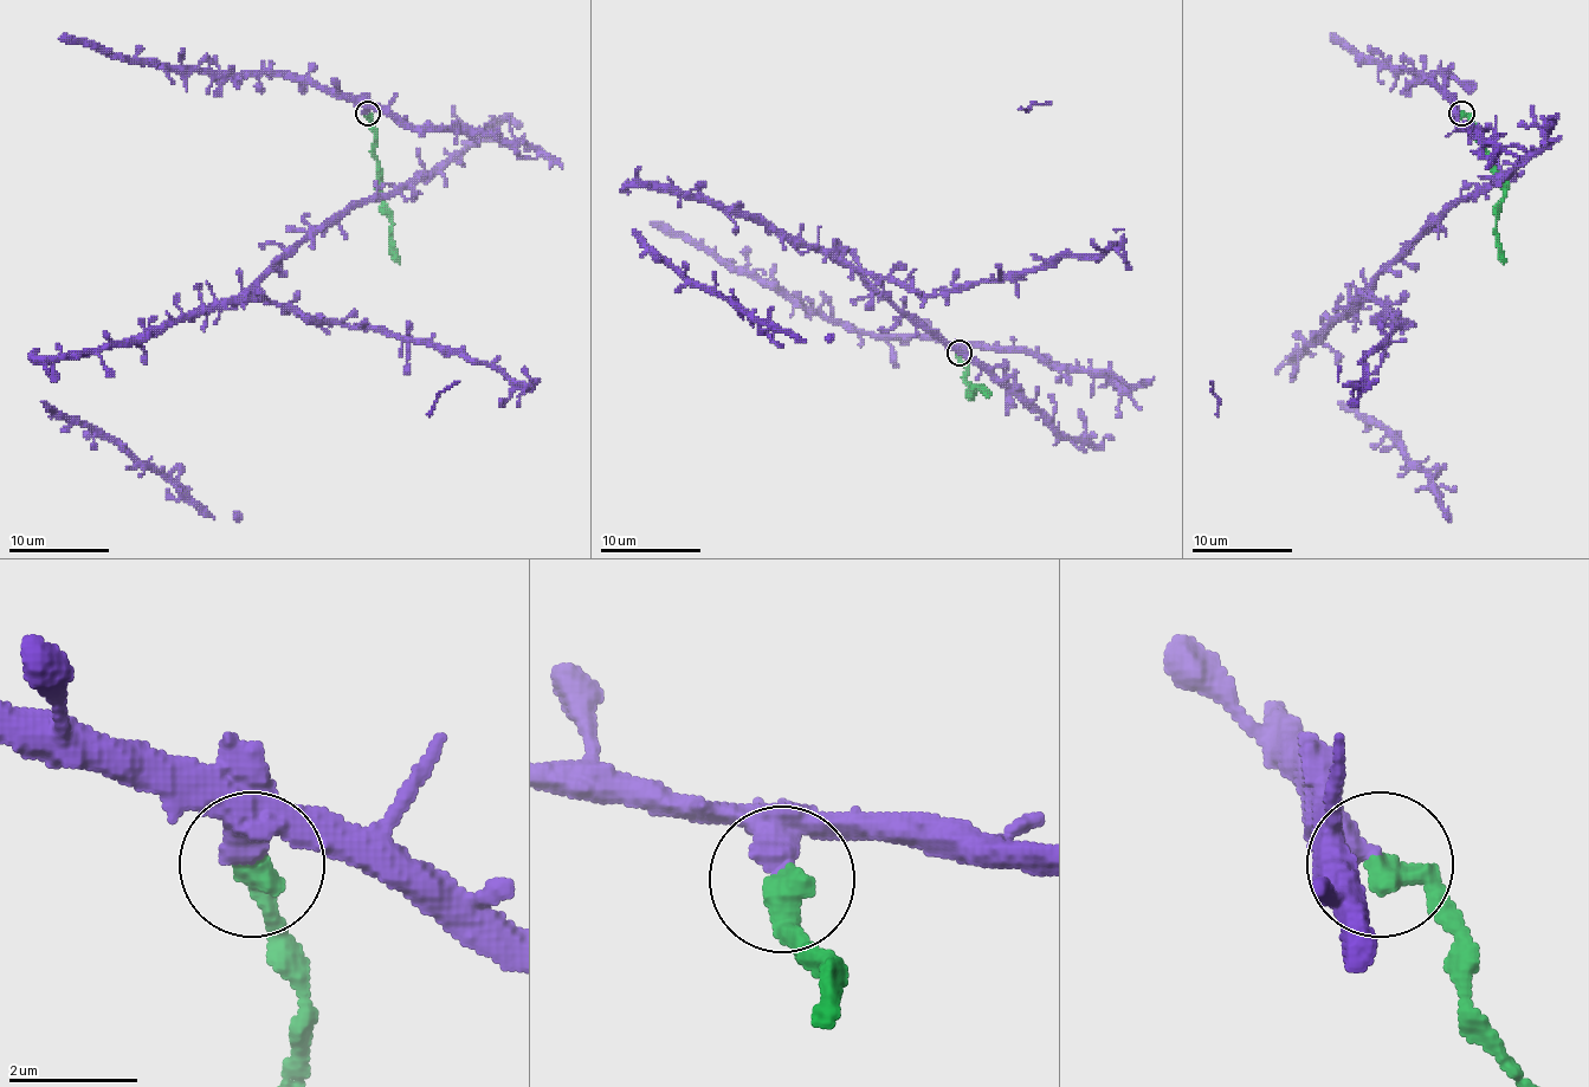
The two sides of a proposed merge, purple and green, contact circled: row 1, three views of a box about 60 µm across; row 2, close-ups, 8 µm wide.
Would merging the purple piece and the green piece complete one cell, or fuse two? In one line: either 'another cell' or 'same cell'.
another cell

